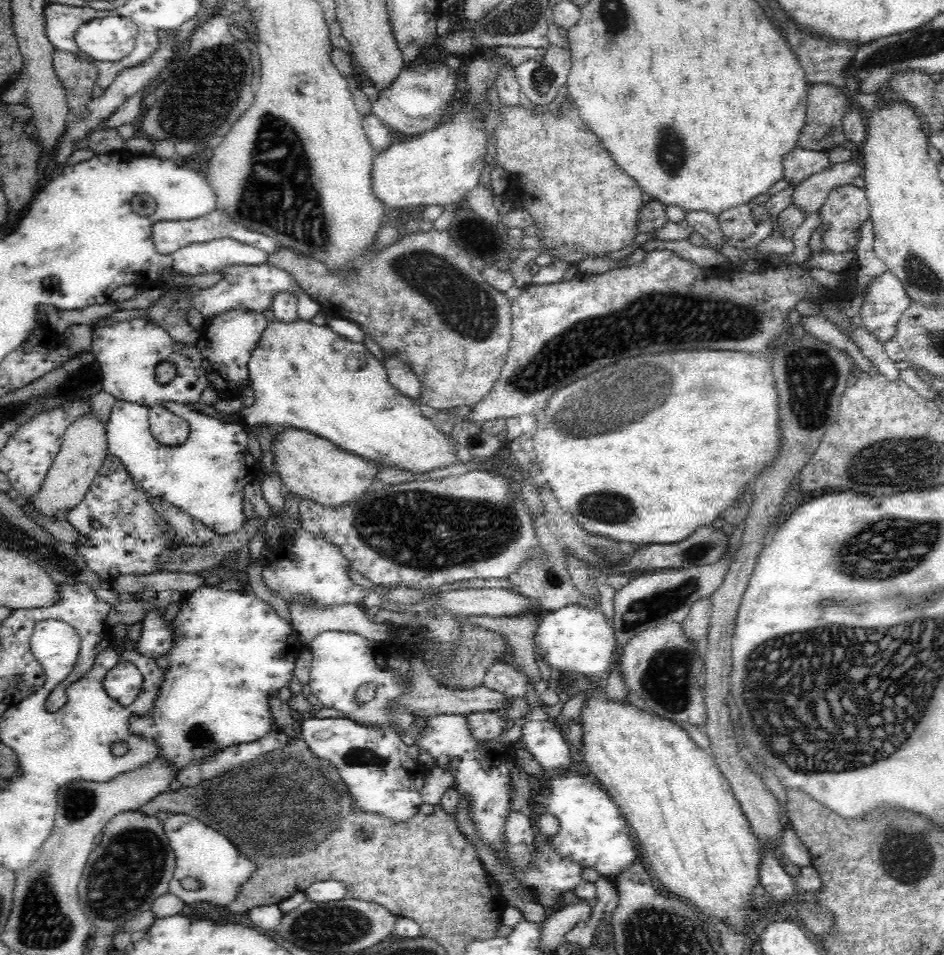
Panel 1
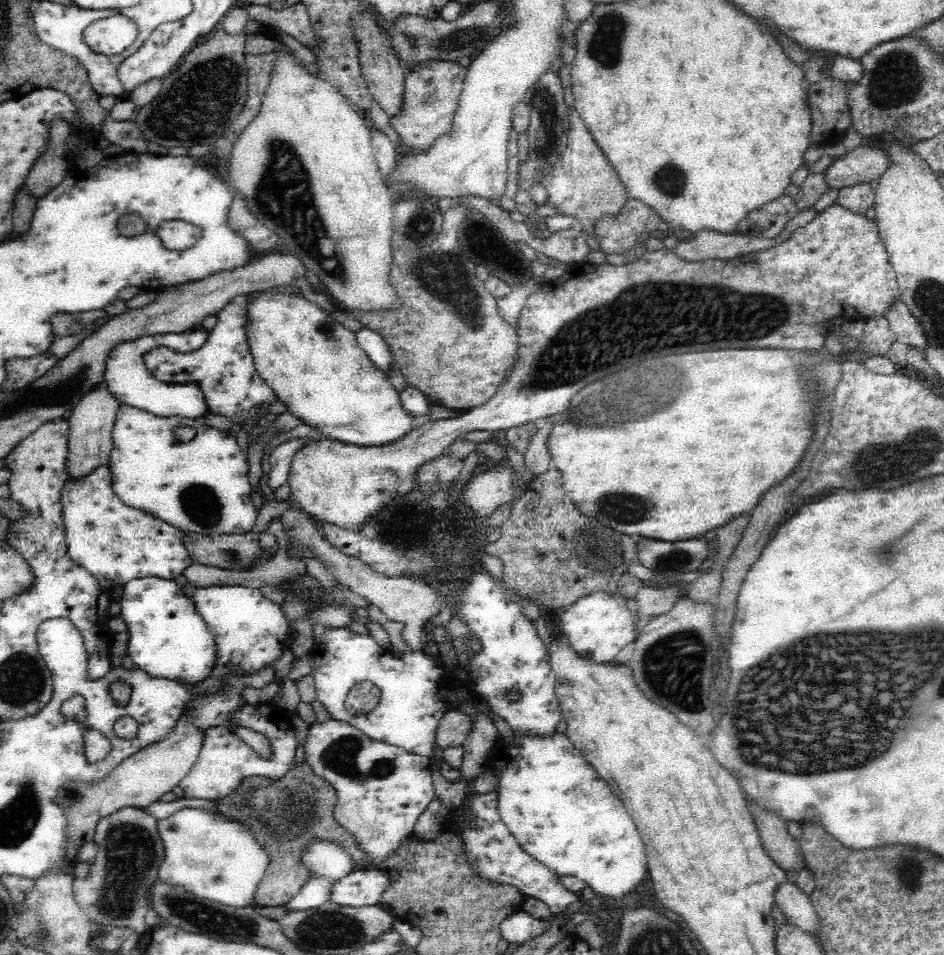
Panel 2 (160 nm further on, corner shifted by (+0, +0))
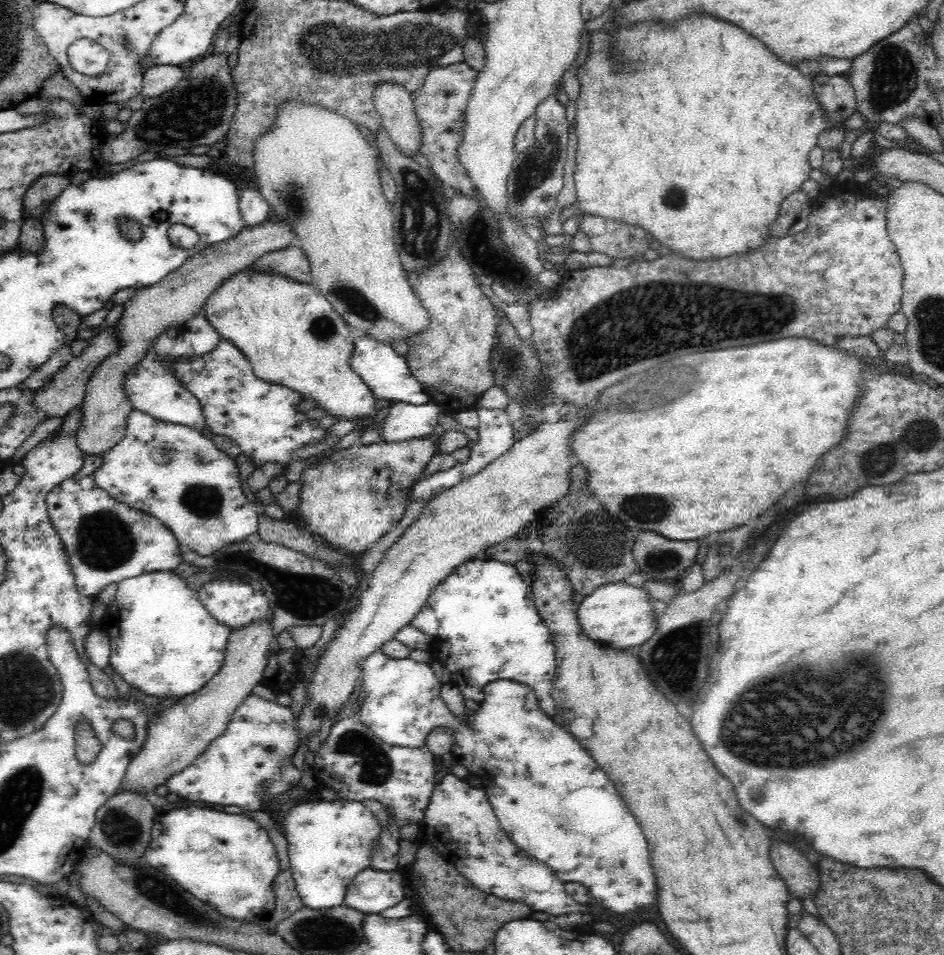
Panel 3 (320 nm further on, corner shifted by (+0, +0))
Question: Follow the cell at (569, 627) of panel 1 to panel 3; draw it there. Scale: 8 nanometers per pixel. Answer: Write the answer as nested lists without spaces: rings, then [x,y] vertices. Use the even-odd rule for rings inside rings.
[[[625,581],[611,582],[592,591],[577,607],[577,620],[582,632],[601,646],[624,650],[643,645],[657,629],[658,614],[652,608],[652,598],[644,587]]]

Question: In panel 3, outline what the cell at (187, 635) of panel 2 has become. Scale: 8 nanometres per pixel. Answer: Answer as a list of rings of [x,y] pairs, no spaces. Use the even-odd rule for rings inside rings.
[[[160,570],[155,573],[144,573],[137,577],[127,578],[120,581],[117,584],[117,595],[115,600],[106,606],[104,622],[109,623],[106,634],[109,636],[110,656],[106,670],[118,674],[124,682],[127,682],[131,688],[137,689],[140,693],[162,698],[165,696],[171,696],[174,698],[184,698],[190,694],[194,694],[197,690],[200,690],[207,682],[210,682],[212,678],[216,676],[217,671],[224,664],[225,650],[227,649],[227,642],[231,635],[232,629],[225,624],[218,622],[202,604],[202,601],[197,596],[197,591],[190,589],[186,583],[186,580],[182,579],[173,570]]]

